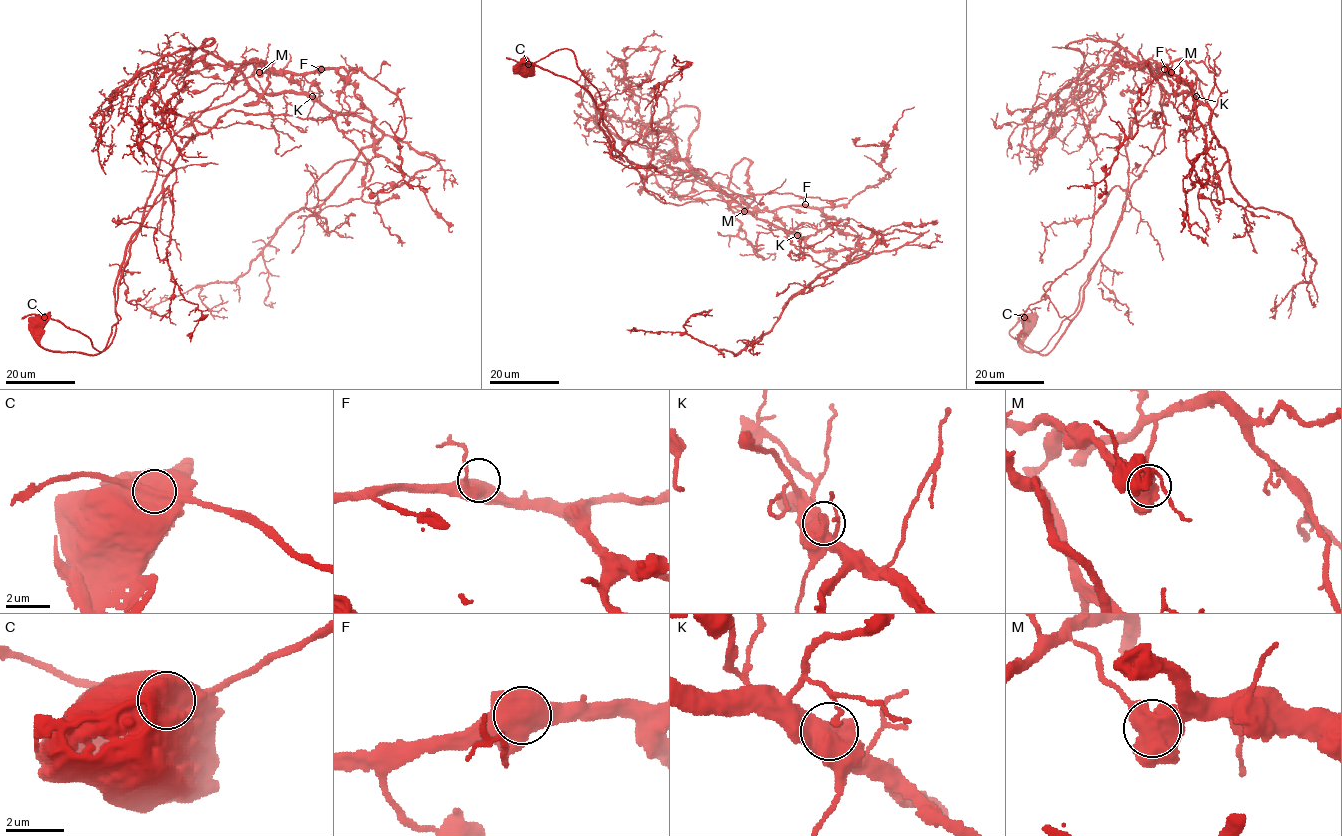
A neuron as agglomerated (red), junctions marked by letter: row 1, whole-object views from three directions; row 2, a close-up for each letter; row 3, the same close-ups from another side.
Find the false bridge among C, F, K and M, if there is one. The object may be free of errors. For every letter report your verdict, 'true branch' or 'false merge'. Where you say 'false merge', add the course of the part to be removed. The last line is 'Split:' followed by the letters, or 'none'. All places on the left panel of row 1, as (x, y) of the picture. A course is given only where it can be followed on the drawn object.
C: false merge; foreign part runs (44, 317), (110, 344), (129, 249), (193, 137), (161, 113), (184, 82), (163, 120), (180, 154), (207, 156)
F: true branch
K: true branch
M: true branch
Split: C

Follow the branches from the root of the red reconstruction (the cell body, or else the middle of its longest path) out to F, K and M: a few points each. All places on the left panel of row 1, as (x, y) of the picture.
F: (38, 322), (44, 348), (99, 353), (118, 321), (125, 249), (196, 133), (190, 118), (244, 61), (321, 69)
K: (38, 322), (44, 348), (99, 353), (118, 321), (124, 254), (170, 139), (249, 90), (312, 96)
M: (38, 322), (44, 348), (105, 347), (125, 249), (196, 133), (190, 118), (223, 95), (244, 61), (259, 72)

